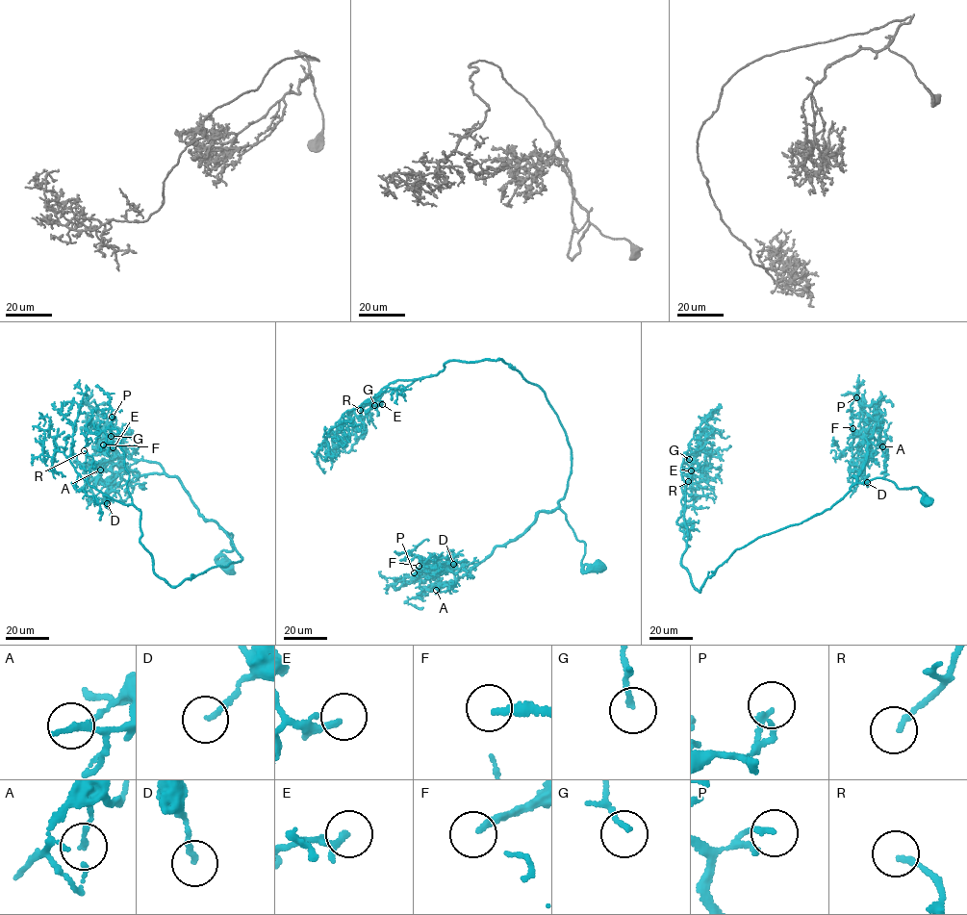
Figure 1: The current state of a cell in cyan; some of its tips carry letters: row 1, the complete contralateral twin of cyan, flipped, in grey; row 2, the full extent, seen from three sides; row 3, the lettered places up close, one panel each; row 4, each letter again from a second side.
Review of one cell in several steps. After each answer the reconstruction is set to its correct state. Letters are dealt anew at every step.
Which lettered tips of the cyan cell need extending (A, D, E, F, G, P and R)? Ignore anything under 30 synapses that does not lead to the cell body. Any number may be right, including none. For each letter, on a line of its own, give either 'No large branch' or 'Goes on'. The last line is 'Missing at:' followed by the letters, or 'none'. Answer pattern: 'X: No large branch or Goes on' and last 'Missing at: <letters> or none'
A: No large branch
D: No large branch
E: Goes on
F: Goes on
G: No large branch
P: No large branch
R: Goes on
Missing at: E, F, R

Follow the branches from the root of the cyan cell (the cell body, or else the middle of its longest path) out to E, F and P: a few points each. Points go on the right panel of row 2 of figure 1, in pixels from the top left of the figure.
E: (927, 501), (917, 487), (855, 483), (829, 508), (734, 550), (699, 592), (680, 561), (686, 452), (691, 470)
F: (927, 501), (917, 487), (857, 483), (866, 439), (877, 443), (852, 428)
P: (927, 501), (917, 487), (852, 476), (883, 422), (856, 397)

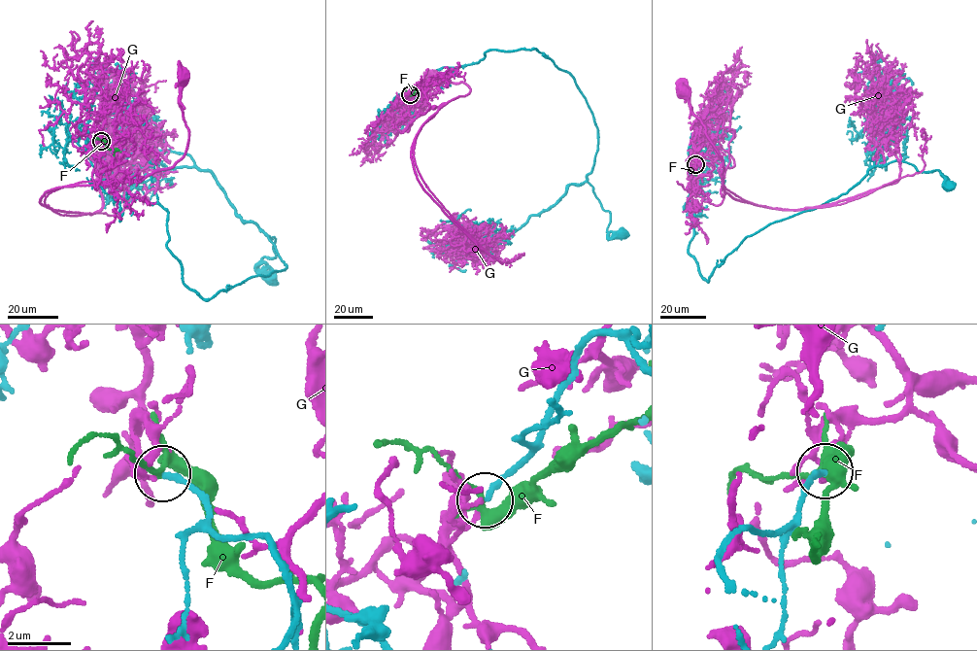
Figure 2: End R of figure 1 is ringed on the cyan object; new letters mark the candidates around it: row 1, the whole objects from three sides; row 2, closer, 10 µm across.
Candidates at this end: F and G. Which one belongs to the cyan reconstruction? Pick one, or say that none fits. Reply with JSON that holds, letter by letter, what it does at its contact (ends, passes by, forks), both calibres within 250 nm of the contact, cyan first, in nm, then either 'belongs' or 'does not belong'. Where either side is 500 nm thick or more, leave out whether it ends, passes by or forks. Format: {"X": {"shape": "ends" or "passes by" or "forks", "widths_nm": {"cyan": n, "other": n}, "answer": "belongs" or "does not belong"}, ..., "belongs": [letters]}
{"F": {"shape": "forks", "widths_nm": {"cyan": 180, "other": 120}, "answer": "does not belong"}, "G": {"shape": "ends", "widths_nm": {"cyan": 170, "other": 130}, "answer": "does not belong"}, "belongs": []}

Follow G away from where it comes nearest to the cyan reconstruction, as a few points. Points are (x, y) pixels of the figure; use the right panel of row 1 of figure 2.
G: (696, 165), (705, 158), (721, 164), (723, 195), (719, 154), (691, 113), (684, 90)

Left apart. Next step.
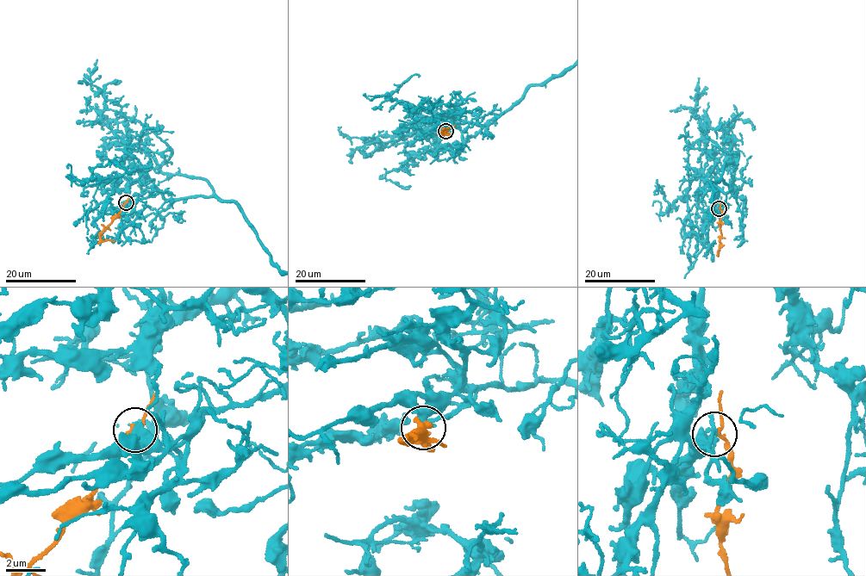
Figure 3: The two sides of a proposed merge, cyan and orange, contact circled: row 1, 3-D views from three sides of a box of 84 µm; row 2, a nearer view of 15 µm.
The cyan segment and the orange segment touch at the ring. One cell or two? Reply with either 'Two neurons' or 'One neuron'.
One neuron

